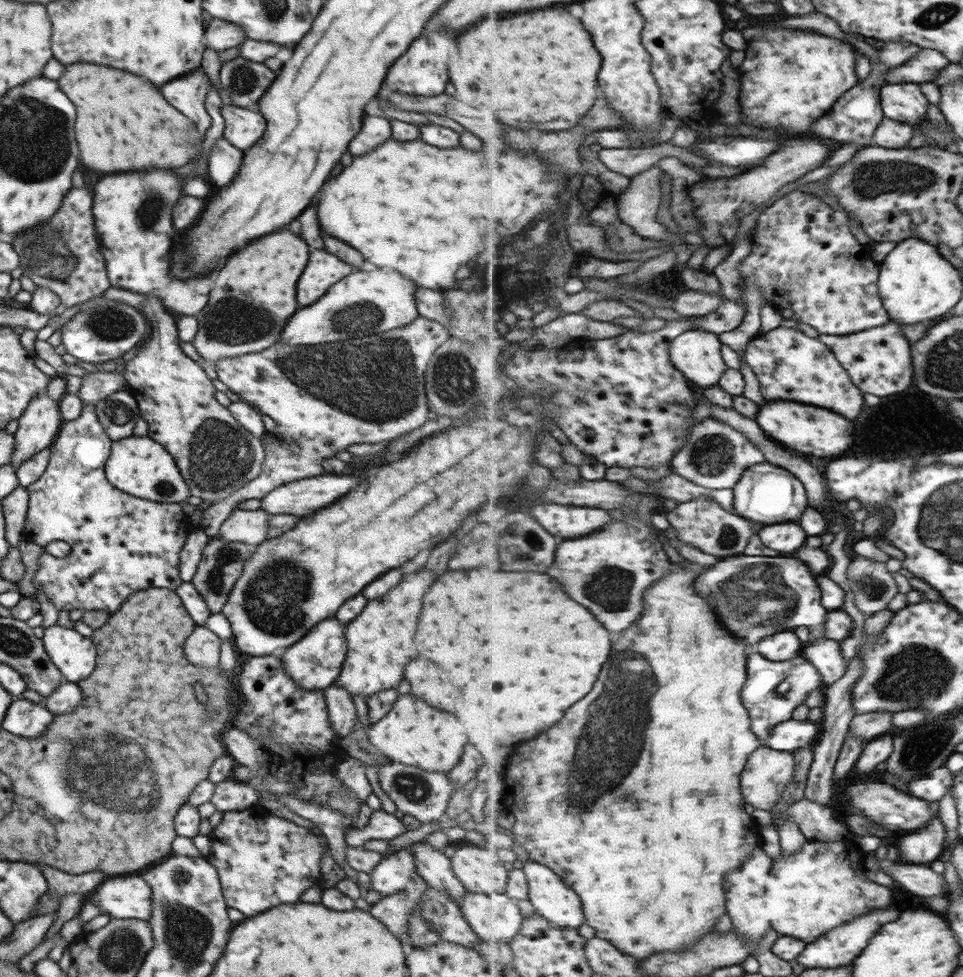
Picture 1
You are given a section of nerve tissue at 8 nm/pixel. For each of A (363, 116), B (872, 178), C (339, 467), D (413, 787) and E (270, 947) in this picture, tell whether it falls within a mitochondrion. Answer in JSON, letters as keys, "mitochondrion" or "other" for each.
{"A":"other","B":"mitochondrion","C":"other","D":"mitochondrion","E":"other"}

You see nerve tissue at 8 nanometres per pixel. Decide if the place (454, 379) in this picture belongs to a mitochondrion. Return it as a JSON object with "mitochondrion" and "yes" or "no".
{"mitochondrion":"yes"}

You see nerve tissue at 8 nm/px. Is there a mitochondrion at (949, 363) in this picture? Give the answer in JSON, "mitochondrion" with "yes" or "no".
{"mitochondrion":"yes"}

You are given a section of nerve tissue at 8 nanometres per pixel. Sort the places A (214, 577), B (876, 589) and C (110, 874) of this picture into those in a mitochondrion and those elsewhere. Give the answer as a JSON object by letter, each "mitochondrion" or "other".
{"A":"mitochondrion","B":"mitochondrion","C":"other"}

